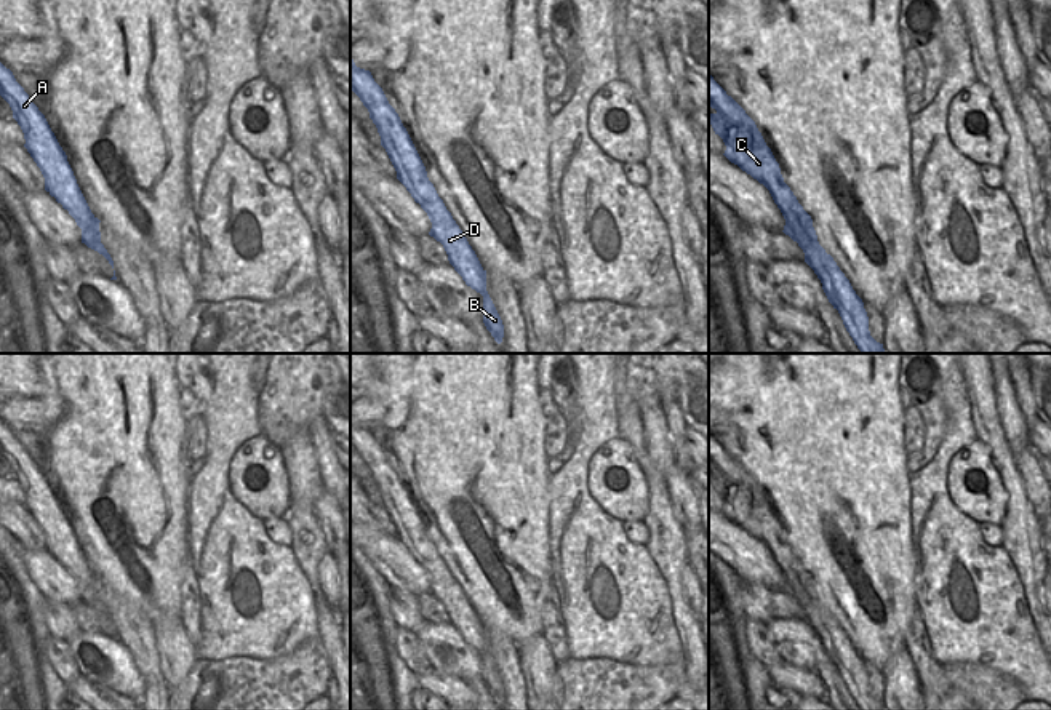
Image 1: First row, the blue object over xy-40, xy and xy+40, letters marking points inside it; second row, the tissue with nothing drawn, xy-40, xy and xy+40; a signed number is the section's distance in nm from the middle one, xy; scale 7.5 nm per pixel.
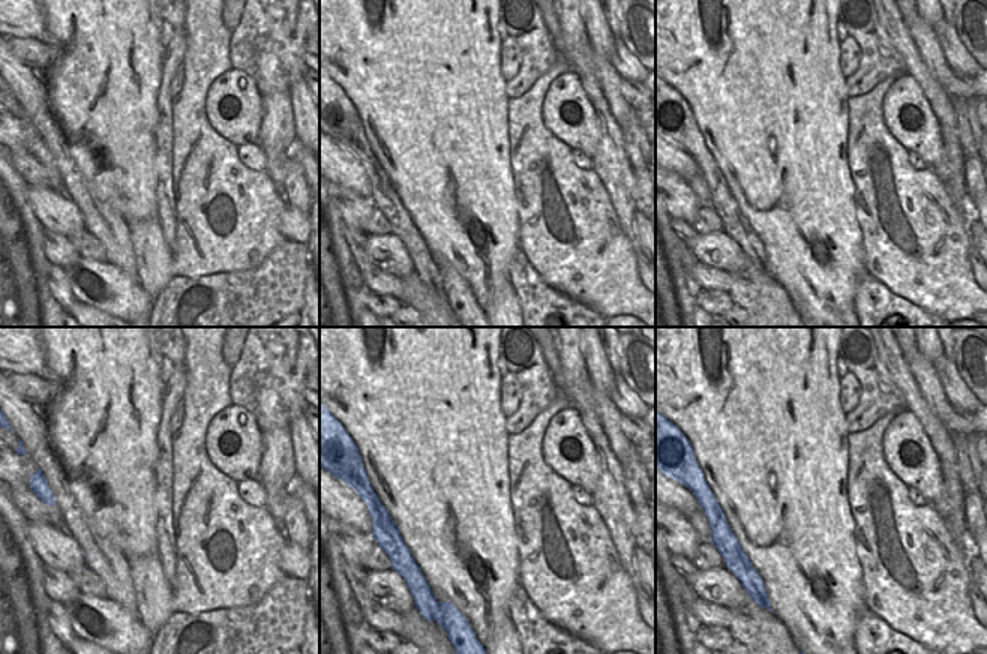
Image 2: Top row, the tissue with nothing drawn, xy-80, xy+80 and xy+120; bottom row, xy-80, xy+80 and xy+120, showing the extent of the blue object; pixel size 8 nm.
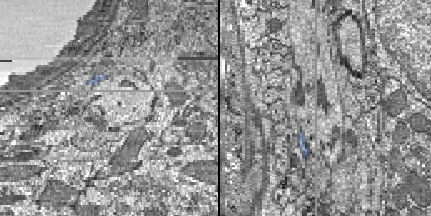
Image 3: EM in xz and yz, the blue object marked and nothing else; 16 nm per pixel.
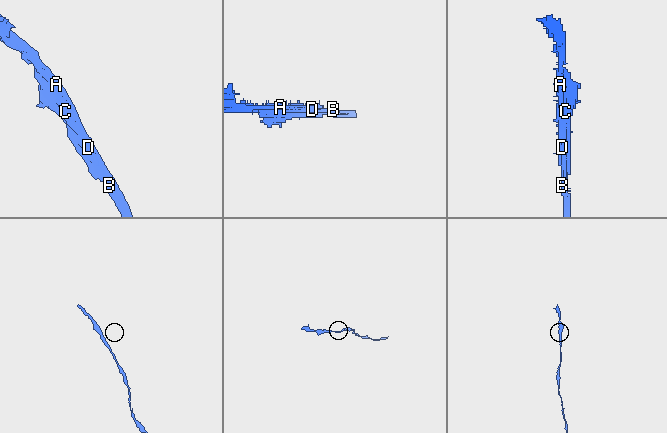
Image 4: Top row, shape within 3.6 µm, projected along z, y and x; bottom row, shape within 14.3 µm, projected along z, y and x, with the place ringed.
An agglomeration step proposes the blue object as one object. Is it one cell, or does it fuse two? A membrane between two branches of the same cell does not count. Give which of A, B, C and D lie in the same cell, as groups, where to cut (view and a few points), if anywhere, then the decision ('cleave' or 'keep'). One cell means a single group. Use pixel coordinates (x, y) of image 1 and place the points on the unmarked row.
A B C D | no cut | keep

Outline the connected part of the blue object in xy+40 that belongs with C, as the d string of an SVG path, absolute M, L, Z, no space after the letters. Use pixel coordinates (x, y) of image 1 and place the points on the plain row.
M709 433L709 464L717 469L710 472L710 483L726 504L723 513L769 548L785 577L782 590L803 608L805 620L821 638L829 660L838 668L857 707L861 710L885 710L883 702L870 694L862 657L833 616L819 603L811 574L784 540L779 521L755 480L712 433Z

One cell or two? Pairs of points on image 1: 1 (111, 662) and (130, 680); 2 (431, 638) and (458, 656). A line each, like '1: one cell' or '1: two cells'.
1: one cell
2: one cell

